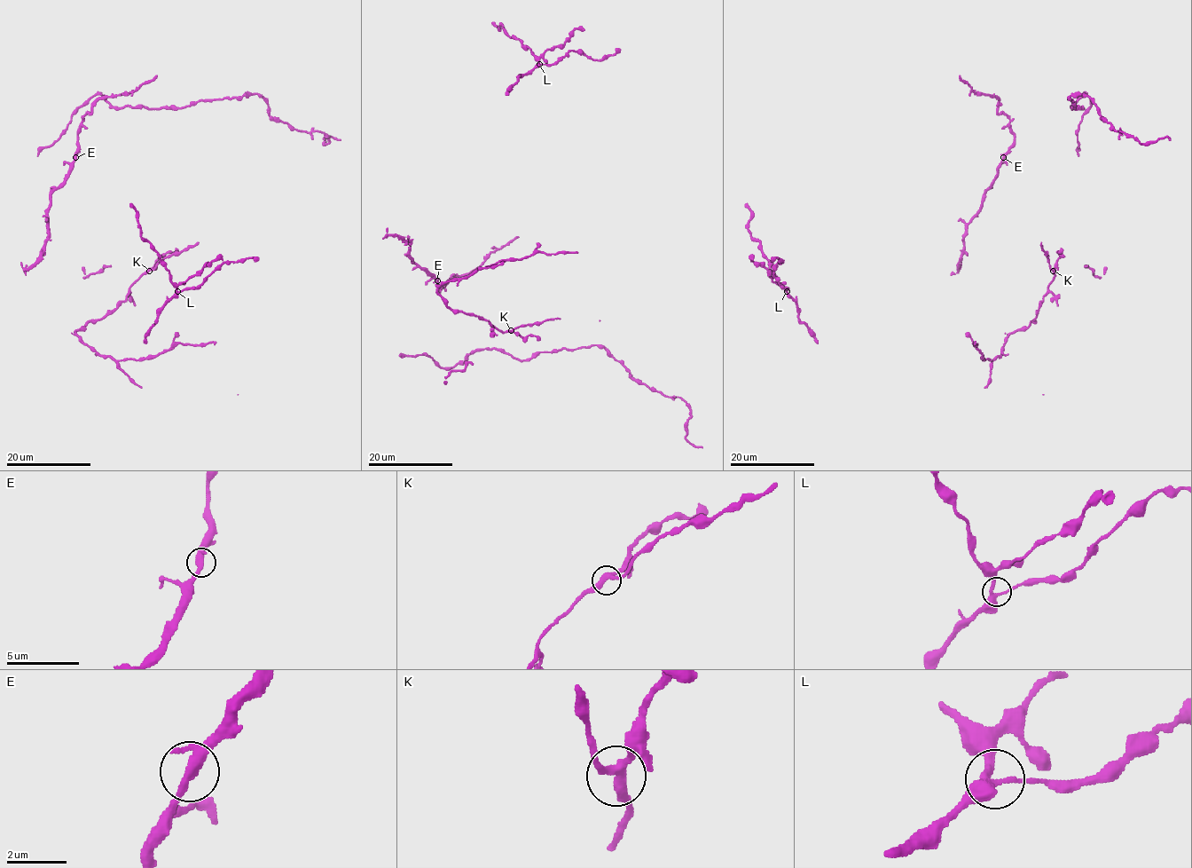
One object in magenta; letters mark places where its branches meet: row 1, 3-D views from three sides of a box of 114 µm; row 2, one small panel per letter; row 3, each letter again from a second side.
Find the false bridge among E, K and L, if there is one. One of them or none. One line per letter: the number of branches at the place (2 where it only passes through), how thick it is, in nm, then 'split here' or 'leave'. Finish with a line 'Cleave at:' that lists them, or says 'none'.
E: branches 3; calibre 320 nm; leave
K: branches 3; calibre 320 nm; leave
L: branches 3; calibre 260 nm; leave
Cleave at: none

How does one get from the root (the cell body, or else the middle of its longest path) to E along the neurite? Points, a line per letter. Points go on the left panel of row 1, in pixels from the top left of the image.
E: (26, 274), (37, 260), (48, 234), (47, 211), (50, 194), (64, 181), (75, 158)

